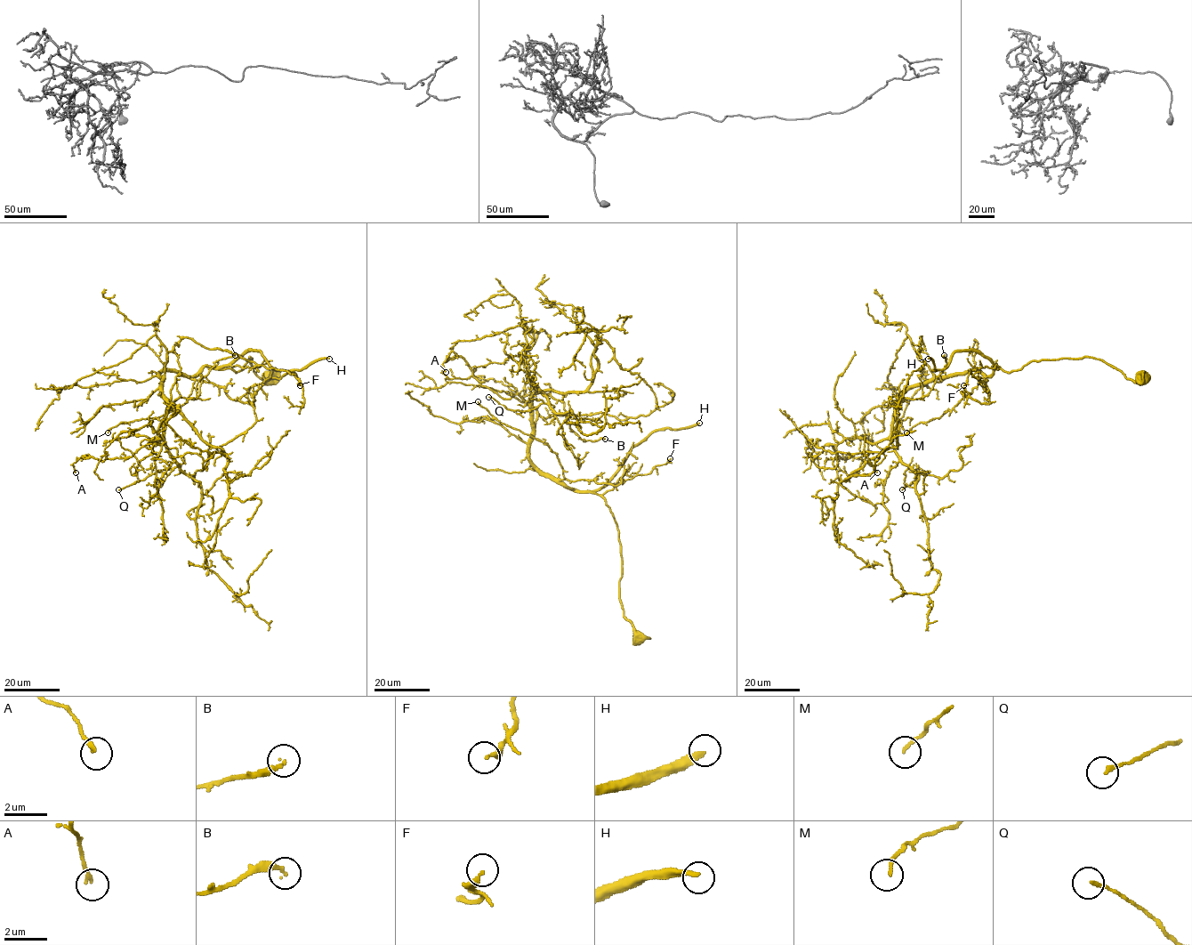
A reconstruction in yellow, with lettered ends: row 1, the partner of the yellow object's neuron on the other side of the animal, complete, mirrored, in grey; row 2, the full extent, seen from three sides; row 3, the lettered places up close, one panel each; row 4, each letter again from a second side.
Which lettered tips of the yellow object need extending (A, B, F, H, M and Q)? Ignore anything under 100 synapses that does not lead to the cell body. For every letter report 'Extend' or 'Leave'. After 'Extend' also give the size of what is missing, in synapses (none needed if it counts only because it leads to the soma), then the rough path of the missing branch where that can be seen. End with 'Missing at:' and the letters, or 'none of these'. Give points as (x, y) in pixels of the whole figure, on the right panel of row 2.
A: Leave
B: Leave
F: Leave
H: Extend. Roughly 550 synapses. Course of what is missing: (928, 359), (850, 355), (838, 326), (861, 312), (833, 295), (838, 273), (779, 342), (800, 333)
M: Leave
Q: Leave
Missing at: H

